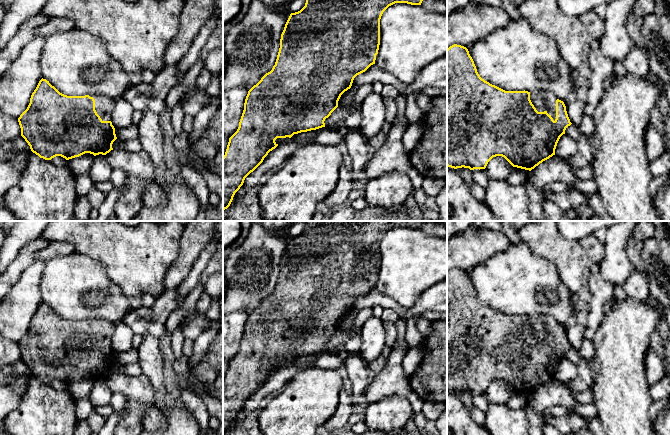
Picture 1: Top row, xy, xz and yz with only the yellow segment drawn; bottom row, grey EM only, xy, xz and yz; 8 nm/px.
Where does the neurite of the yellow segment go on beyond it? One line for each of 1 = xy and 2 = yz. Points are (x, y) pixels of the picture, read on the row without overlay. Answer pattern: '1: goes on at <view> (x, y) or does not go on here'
1: goes on at xy (104, 329)
2: goes on at yz (543, 325)

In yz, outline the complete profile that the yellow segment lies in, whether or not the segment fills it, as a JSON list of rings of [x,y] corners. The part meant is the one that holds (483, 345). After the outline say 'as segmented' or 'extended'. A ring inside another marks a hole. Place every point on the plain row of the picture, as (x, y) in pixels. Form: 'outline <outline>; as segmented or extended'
outline [[[454,268],[447,273],[447,390],[485,393],[496,380],[504,381],[513,391],[531,395],[555,379],[560,361],[572,347],[566,326],[548,315],[505,315],[480,301],[466,271]]]; extended

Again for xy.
outline [[[42,302],[27,333],[18,342],[21,360],[31,375],[45,384],[56,380],[69,384],[85,377],[106,379],[113,374],[112,368],[117,363],[111,346],[114,329],[115,324],[104,319],[64,319]]]; extended

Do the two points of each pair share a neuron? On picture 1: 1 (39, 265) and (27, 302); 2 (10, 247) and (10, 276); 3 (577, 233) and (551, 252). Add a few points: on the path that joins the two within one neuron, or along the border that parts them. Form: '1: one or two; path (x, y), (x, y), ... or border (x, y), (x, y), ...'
1: one; path (33, 274), (27, 287), (27, 293)
2: two; border (25, 245), (10, 263)
3: two; border (559, 231), (566, 238), (578, 241)

